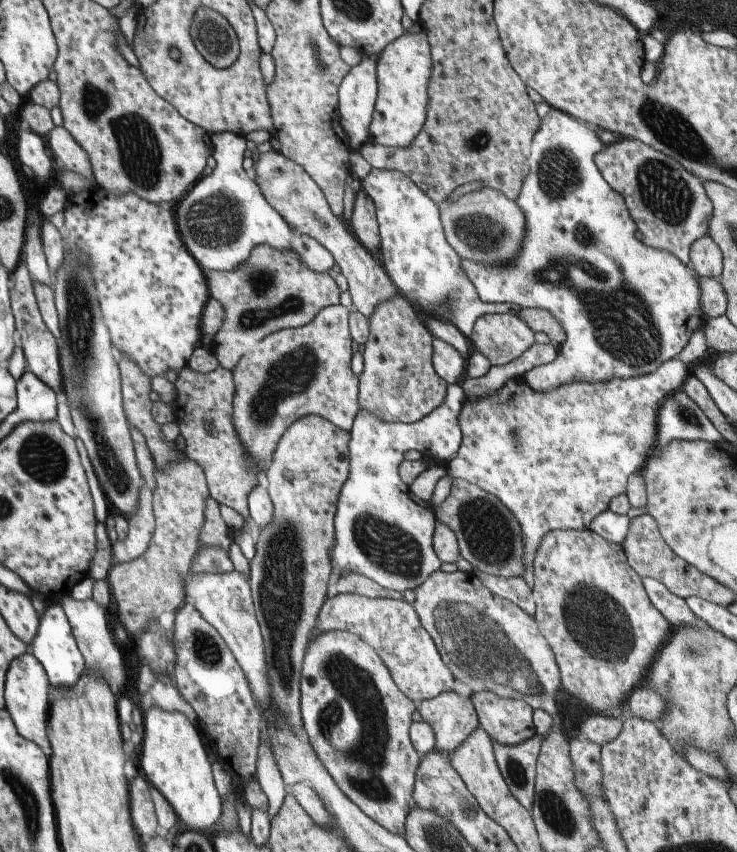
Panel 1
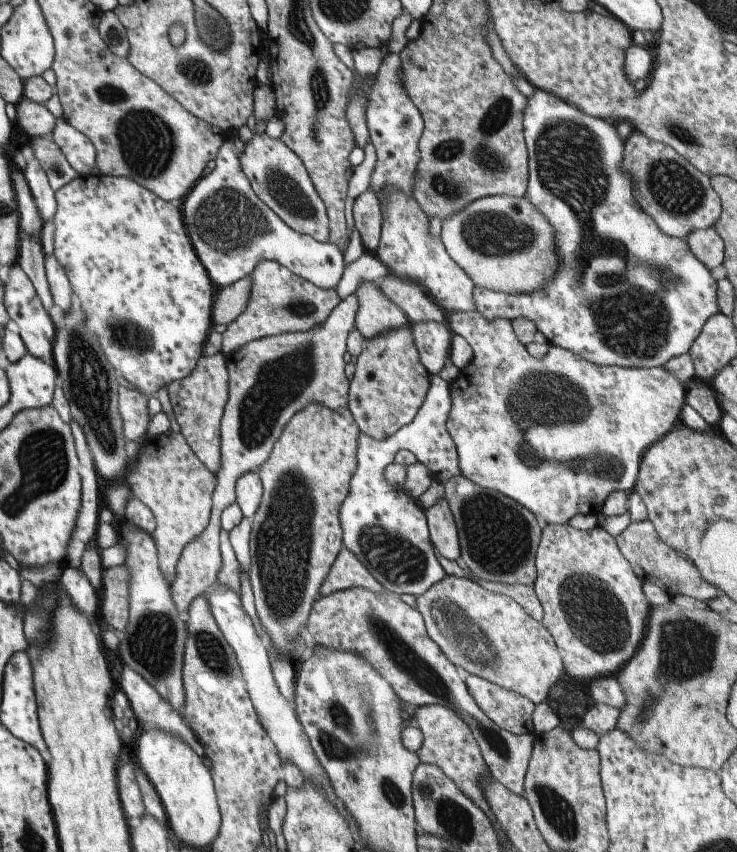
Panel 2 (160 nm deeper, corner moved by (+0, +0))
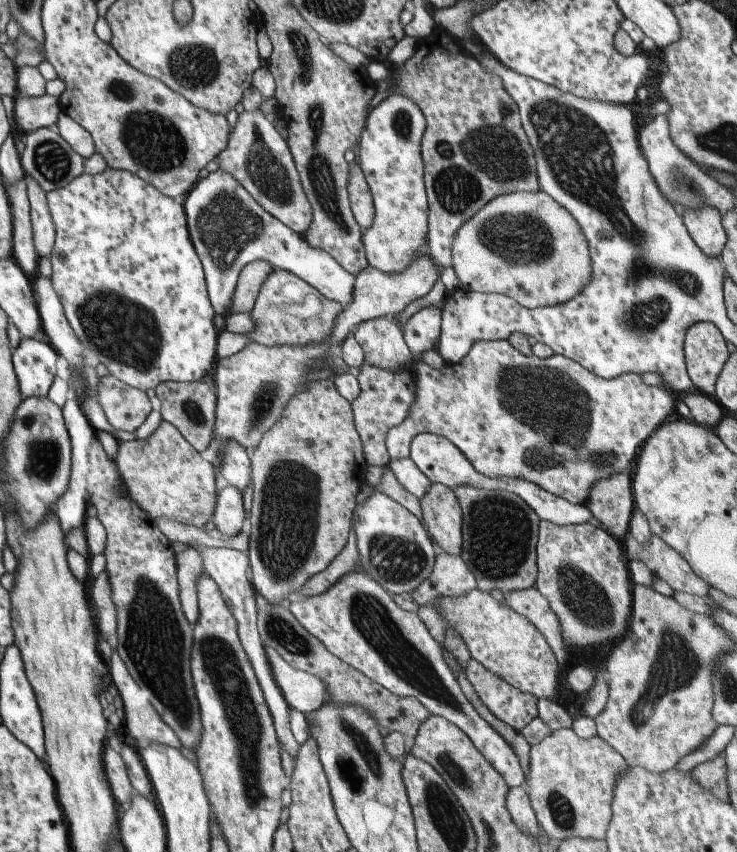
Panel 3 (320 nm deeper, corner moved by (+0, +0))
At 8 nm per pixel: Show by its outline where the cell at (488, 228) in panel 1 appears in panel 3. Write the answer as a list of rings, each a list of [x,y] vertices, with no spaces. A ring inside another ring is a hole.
[[[543,191],[507,193],[482,205],[456,230],[451,245],[450,266],[463,289],[499,293],[528,309],[552,307],[567,302],[582,291],[592,275],[583,231],[572,214]]]

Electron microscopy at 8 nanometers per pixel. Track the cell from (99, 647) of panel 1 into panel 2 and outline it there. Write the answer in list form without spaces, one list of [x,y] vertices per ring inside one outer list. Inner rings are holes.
[[[63,568],[59,580],[64,591],[69,595],[74,607],[81,611],[91,623],[97,613],[97,592],[89,584],[87,577],[80,568]]]

